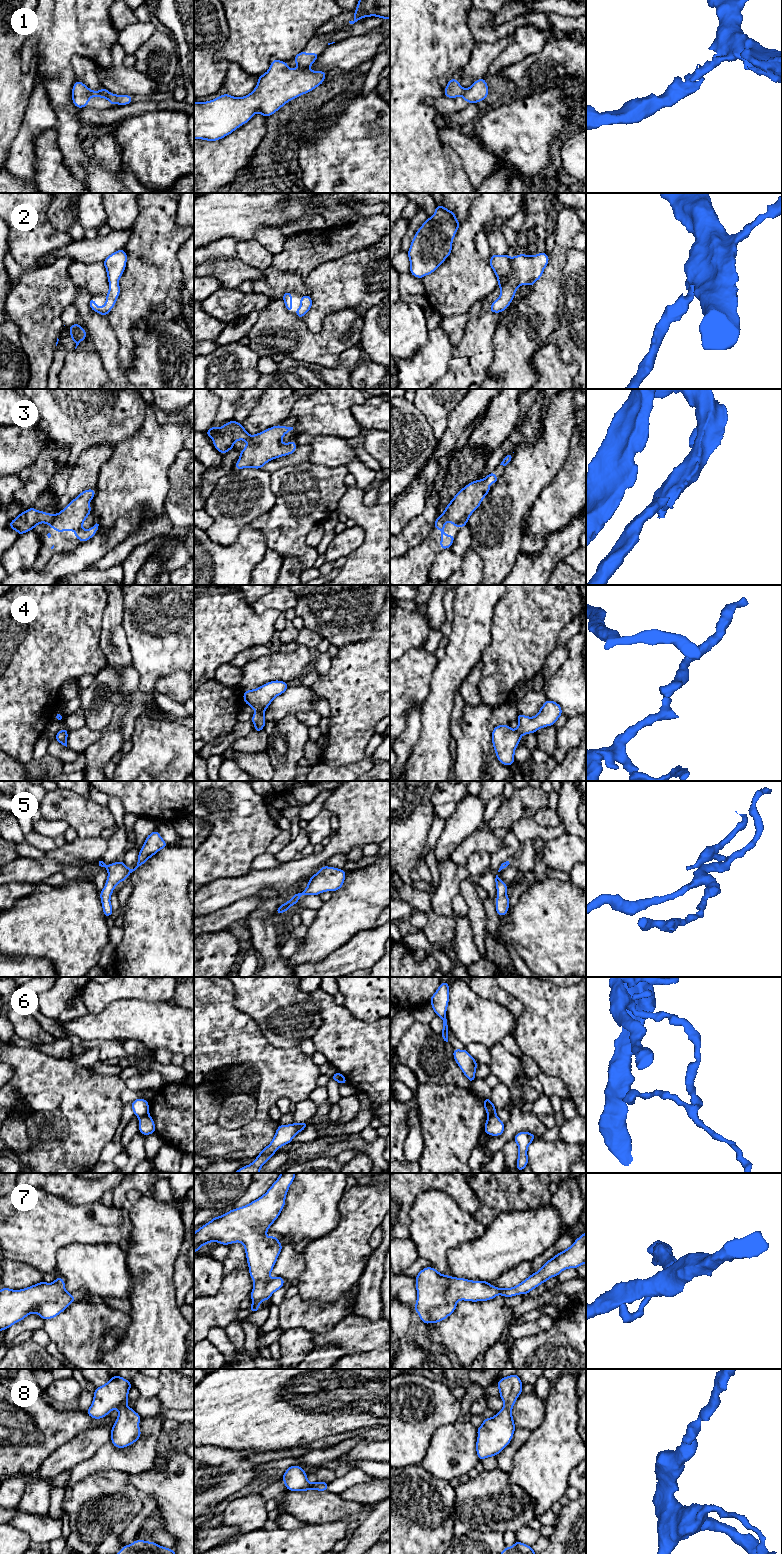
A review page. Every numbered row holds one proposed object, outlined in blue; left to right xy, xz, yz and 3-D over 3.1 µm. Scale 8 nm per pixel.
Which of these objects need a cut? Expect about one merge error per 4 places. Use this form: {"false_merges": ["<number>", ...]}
{"false_merges": ["1", "3", "6"]}

